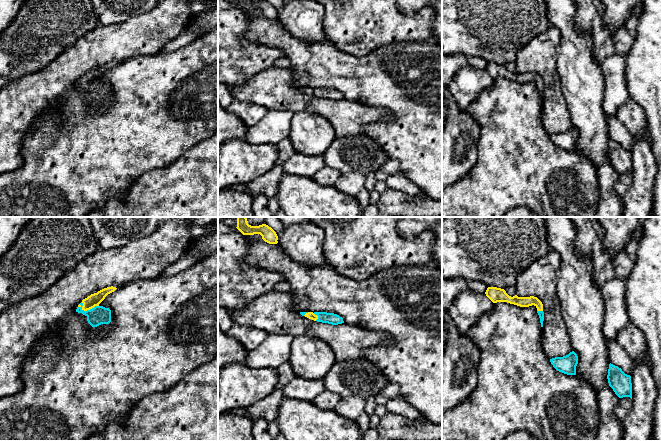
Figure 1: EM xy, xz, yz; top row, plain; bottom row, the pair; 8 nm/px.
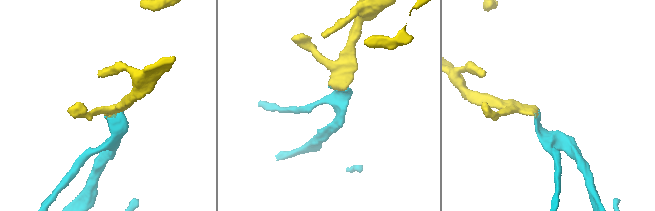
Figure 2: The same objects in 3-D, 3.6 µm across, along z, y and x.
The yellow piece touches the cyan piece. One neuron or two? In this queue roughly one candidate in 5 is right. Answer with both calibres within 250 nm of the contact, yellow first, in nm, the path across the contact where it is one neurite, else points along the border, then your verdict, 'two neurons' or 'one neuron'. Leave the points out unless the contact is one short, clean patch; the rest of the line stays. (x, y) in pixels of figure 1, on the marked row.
100 nm thick on the yellow side, 150 nm on the other; runs through xy (95, 299), (88, 309), (98, 315); one neuron

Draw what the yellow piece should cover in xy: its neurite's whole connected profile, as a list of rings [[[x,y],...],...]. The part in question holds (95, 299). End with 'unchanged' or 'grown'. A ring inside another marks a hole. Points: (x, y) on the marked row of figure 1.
[[[111,286],[91,294],[82,300],[78,305],[76,312],[85,315],[88,323],[92,327],[97,327],[101,324],[109,324],[111,322],[111,310],[100,306],[99,304],[108,294],[114,292],[116,289],[116,287]]]; grown

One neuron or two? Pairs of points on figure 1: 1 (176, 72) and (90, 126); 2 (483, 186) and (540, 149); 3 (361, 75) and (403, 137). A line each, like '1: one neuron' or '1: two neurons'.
1: one neuron
2: one neuron
3: one neuron

